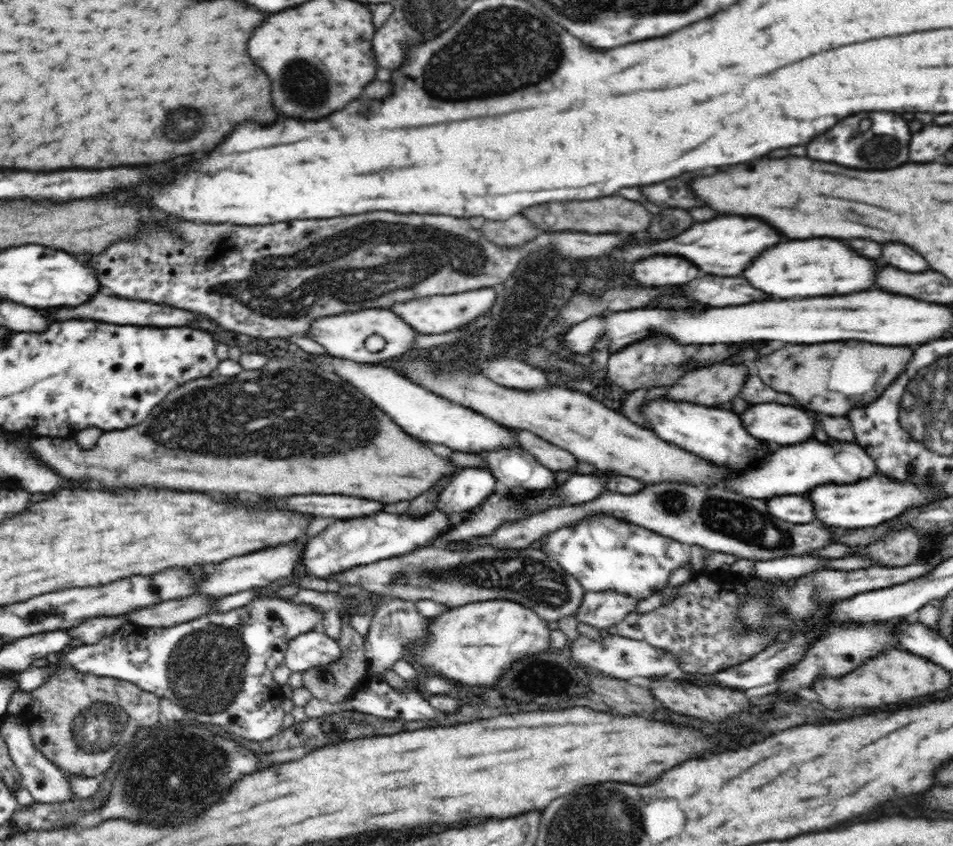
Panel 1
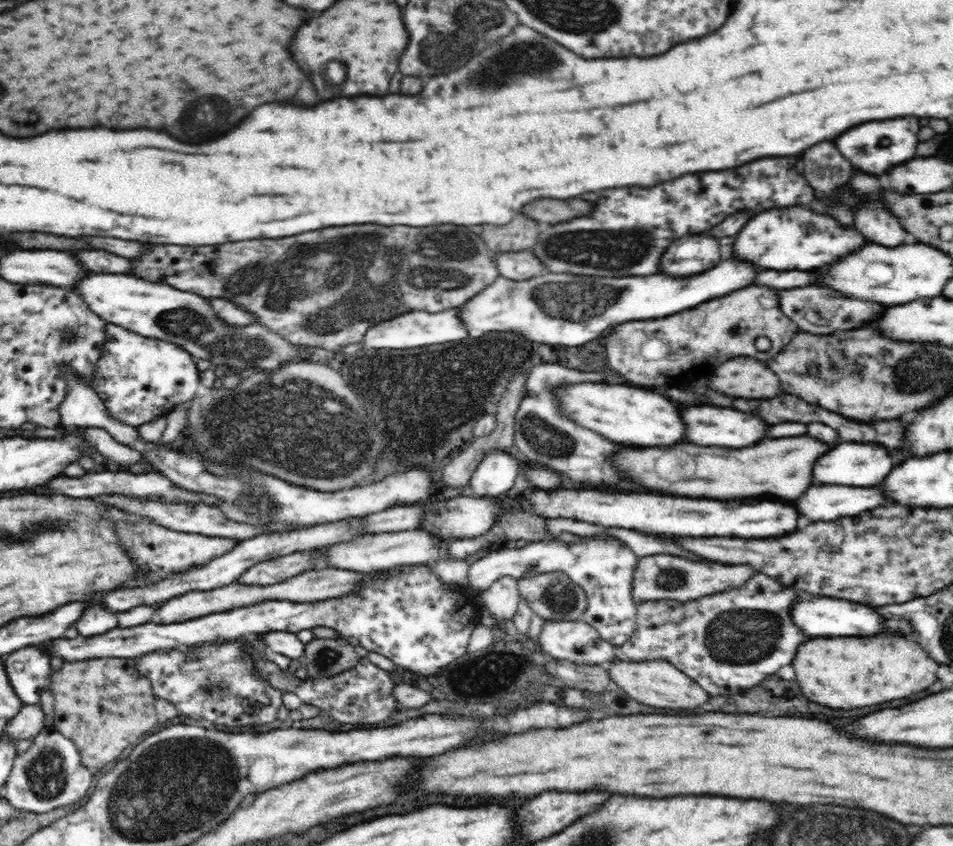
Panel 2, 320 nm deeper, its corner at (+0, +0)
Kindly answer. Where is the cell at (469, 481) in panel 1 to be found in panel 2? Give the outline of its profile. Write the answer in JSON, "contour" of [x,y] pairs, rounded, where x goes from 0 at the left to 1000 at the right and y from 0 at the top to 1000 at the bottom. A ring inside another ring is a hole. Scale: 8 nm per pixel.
{"contour":[[[518,531],[508,535],[491,572],[491,582],[502,587],[525,587],[537,577],[547,540]]]}

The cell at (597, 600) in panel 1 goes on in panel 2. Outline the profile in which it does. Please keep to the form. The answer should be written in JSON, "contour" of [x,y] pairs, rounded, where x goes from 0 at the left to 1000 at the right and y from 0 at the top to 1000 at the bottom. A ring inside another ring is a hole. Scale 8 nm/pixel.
{"contour":[[[684,655],[673,660],[666,673],[663,683],[663,706],[668,714],[702,708],[718,714],[744,703],[760,701],[760,697],[766,695],[776,695],[793,676],[785,667],[727,664],[706,655]]]}

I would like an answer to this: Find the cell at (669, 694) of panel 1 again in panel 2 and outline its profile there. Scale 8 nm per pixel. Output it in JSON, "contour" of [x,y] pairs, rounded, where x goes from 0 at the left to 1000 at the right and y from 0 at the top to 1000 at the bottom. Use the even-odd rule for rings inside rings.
{"contour":[[[655,778],[642,781],[638,798],[643,805],[651,811],[661,825],[688,835],[688,837],[732,837],[739,830],[743,830],[743,820],[724,801],[720,801],[718,794],[709,791],[701,781],[683,780],[665,783]]]}

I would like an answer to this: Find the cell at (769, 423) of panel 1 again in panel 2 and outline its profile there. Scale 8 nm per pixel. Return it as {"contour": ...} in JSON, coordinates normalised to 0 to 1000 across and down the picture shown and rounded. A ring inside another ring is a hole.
{"contour":[[[728,480],[722,485],[716,485],[716,494],[720,501],[720,522],[732,525],[732,527],[764,527],[764,530],[789,527],[802,518],[806,506],[797,494],[789,489],[779,489],[774,485],[751,482],[751,480]]]}

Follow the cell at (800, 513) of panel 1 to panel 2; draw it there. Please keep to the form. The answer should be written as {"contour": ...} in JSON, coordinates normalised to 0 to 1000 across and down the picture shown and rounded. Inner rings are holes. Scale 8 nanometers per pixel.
{"contour":[[[852,574],[839,591],[835,591],[839,608],[852,617],[869,617],[930,596],[932,591],[928,589],[928,582],[919,574]]]}

